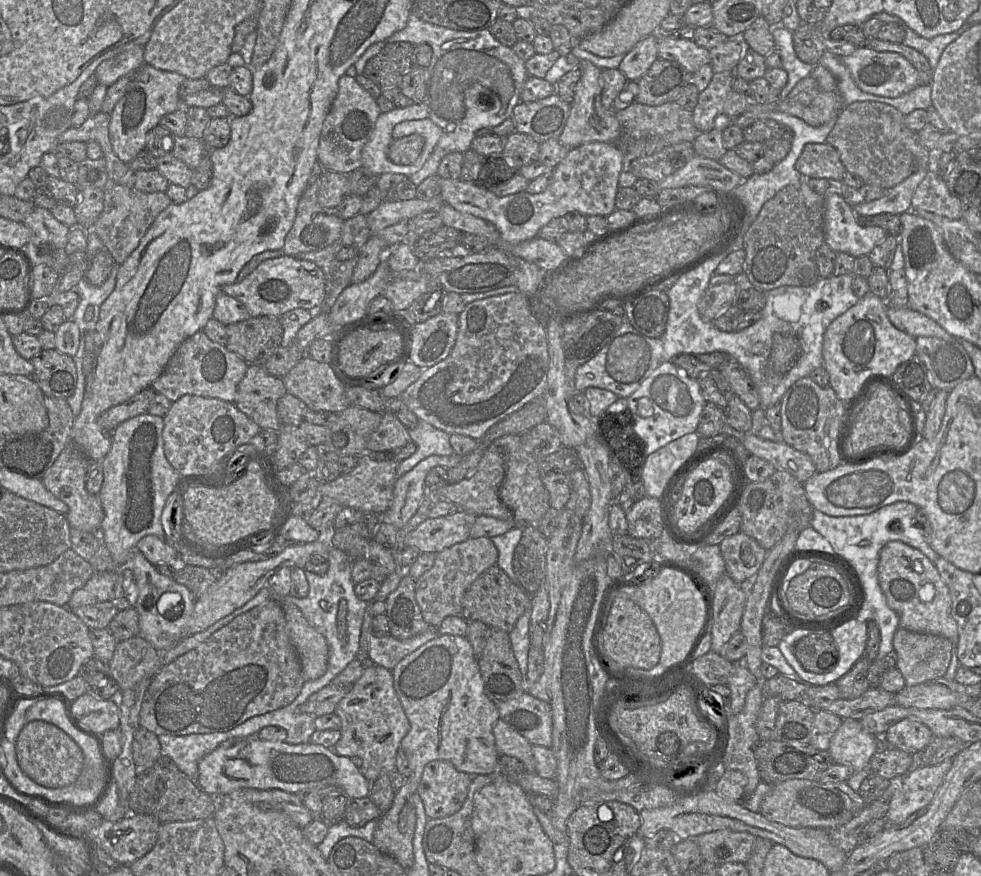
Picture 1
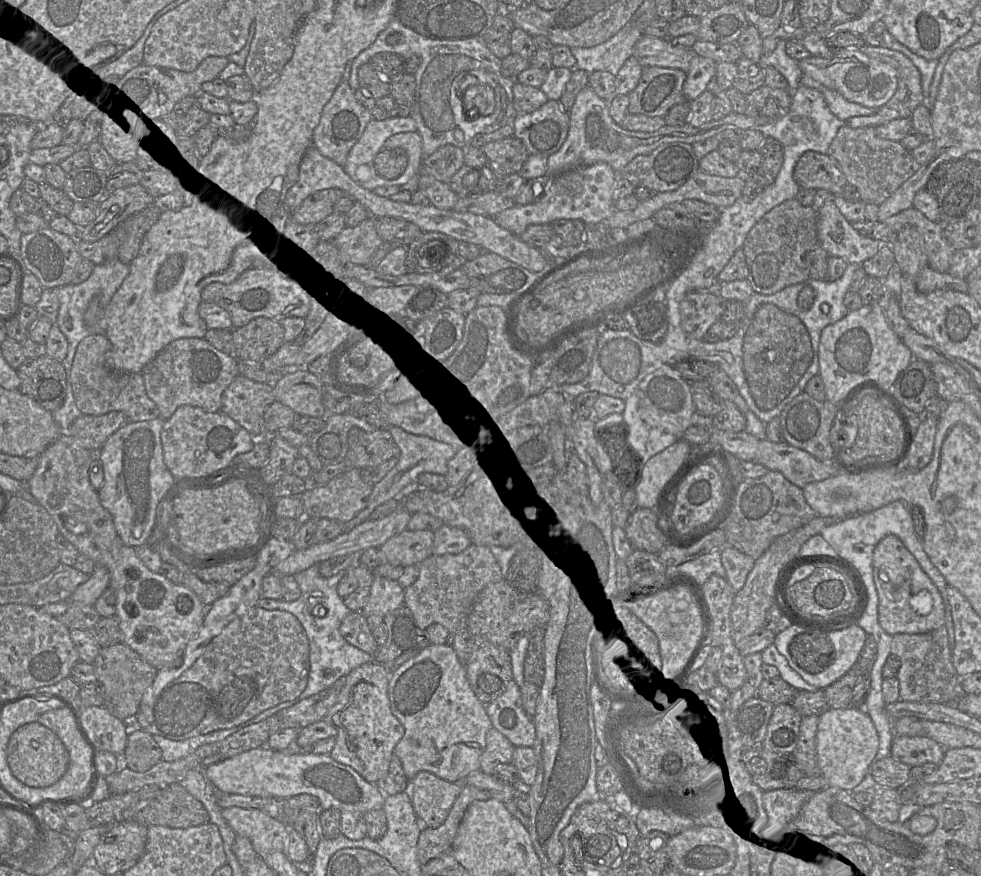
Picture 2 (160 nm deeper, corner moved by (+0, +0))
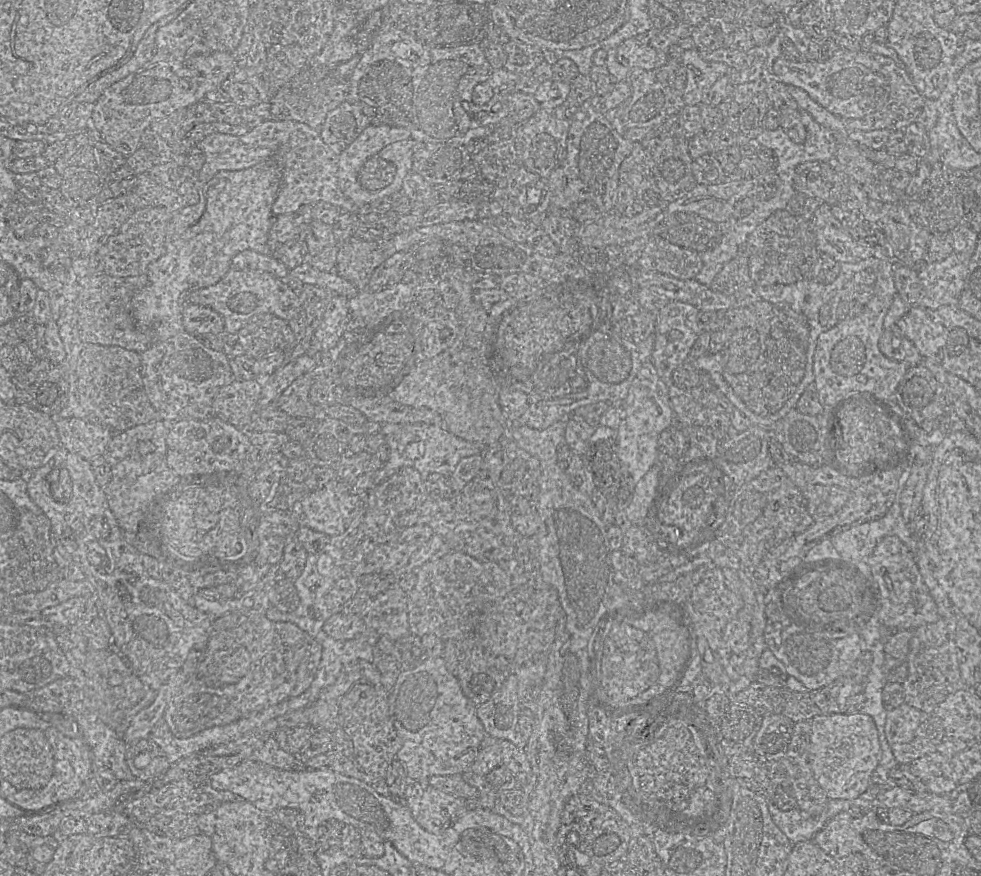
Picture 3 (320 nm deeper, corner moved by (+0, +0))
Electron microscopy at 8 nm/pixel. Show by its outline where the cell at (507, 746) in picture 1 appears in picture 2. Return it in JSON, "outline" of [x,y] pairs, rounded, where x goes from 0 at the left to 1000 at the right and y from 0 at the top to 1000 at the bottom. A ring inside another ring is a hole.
{"outline":[[[501,830],[495,838],[495,854],[489,864],[489,880],[502,885],[508,872],[522,871],[524,855],[513,838]]]}

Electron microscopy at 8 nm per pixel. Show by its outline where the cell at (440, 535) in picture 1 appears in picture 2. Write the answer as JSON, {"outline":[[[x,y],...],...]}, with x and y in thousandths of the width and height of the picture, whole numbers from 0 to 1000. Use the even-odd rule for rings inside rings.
{"outline":[[[413,604],[399,613],[388,624],[397,643],[417,646],[427,644],[440,632],[442,607]]]}

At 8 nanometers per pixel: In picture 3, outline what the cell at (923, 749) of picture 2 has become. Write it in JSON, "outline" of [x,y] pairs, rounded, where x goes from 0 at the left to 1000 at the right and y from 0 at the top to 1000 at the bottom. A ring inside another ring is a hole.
{"outline":[[[955,857],[930,869],[927,877],[950,905],[963,906],[976,900],[968,868]]]}

